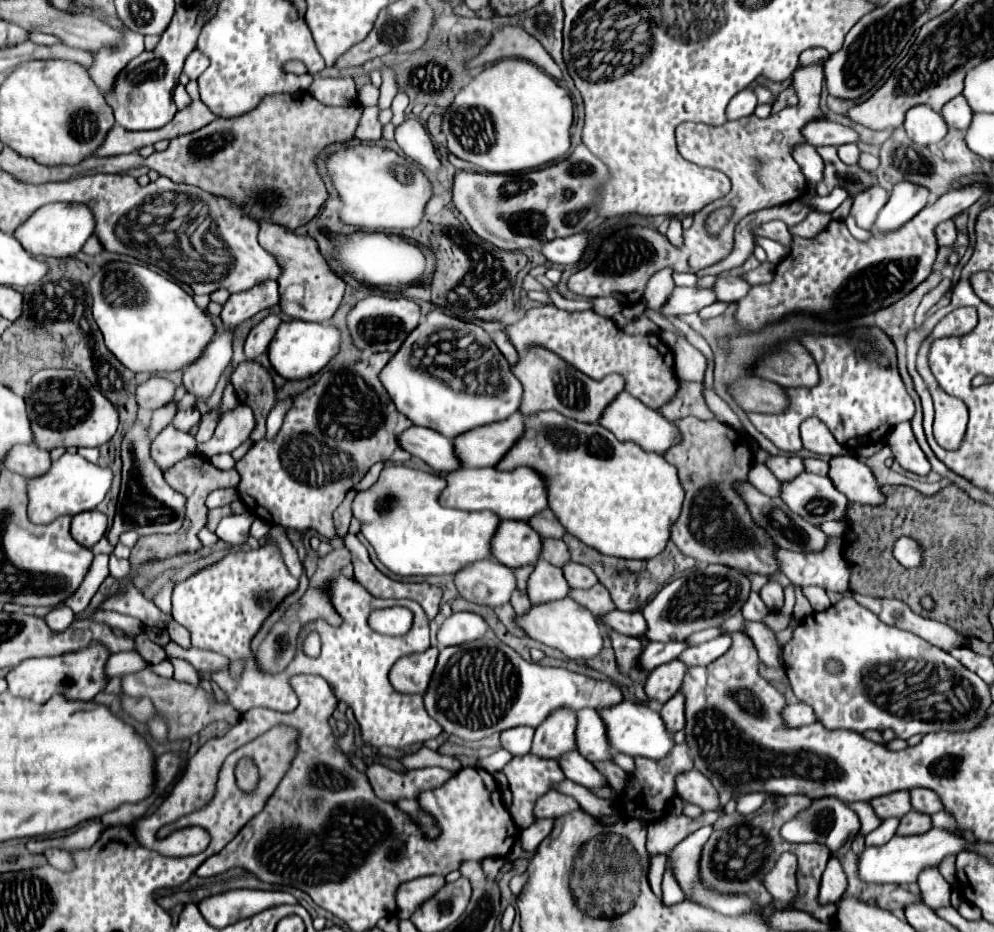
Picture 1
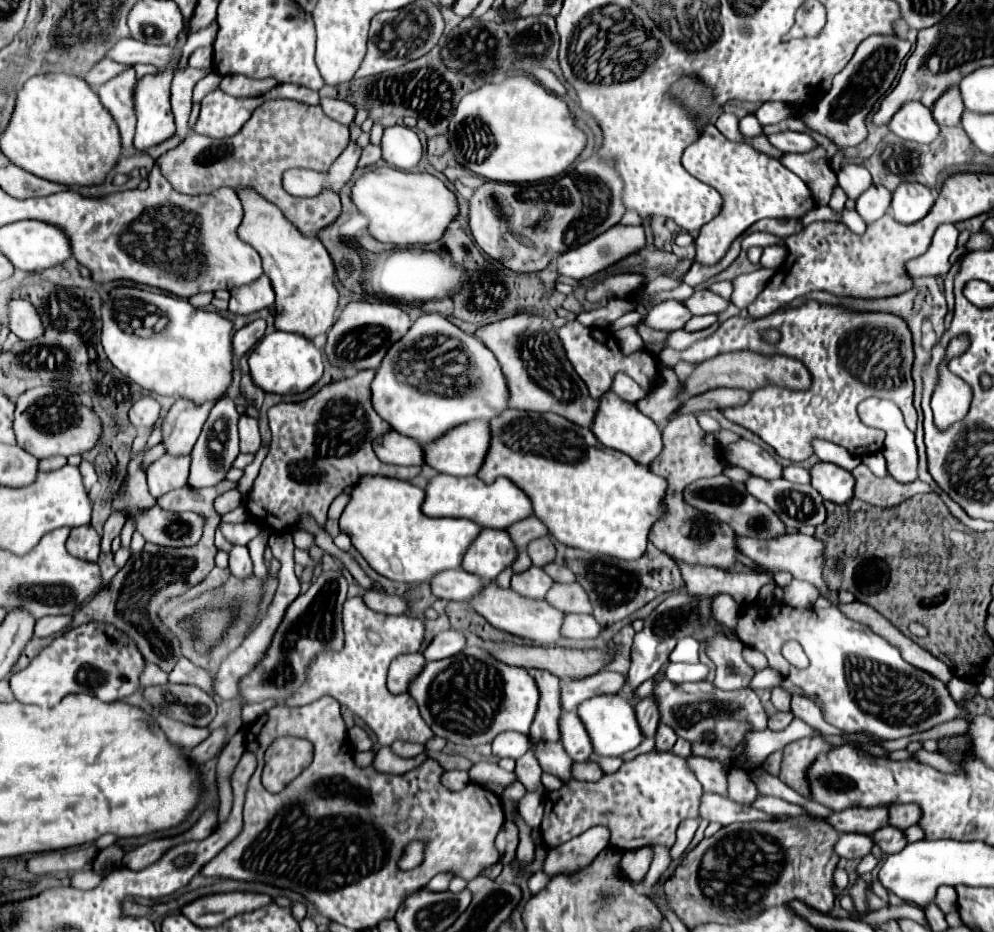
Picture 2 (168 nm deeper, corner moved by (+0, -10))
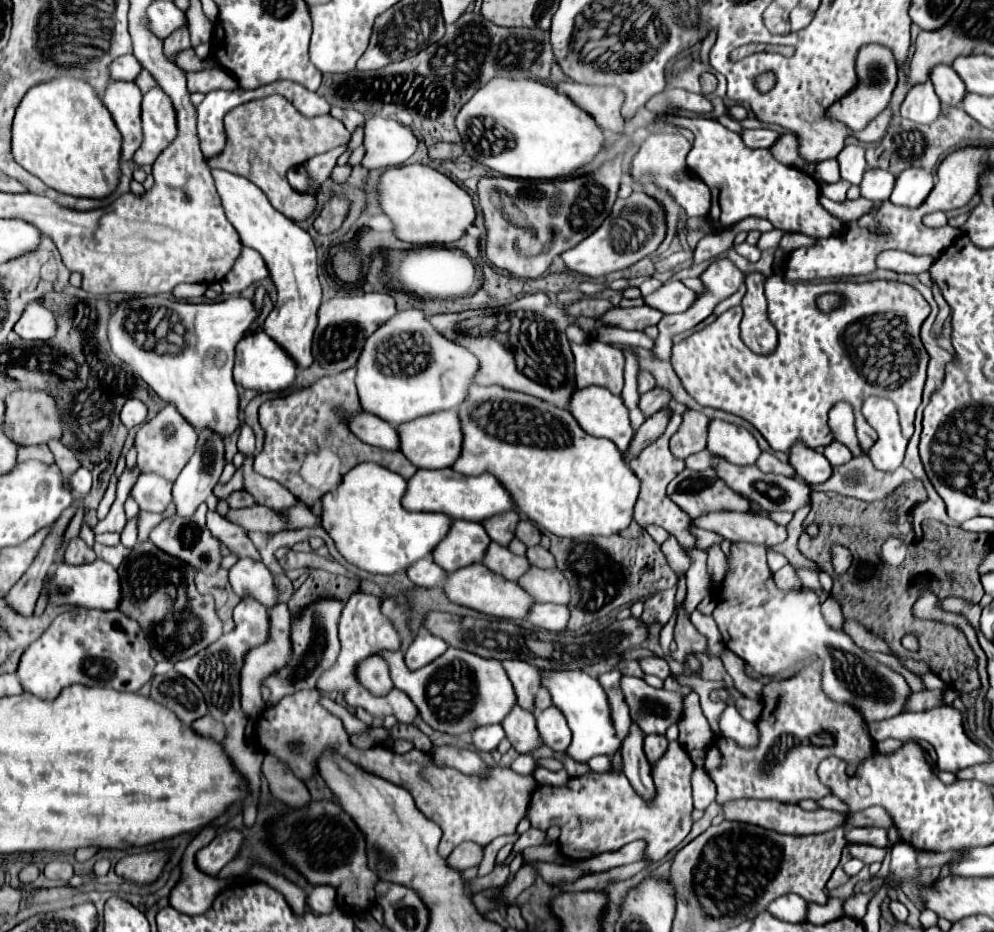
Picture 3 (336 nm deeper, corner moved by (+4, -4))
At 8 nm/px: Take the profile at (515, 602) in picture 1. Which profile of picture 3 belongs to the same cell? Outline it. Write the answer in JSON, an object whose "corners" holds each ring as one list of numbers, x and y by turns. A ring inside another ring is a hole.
{"corners":[[505,512,505,514,493,516,489,520,483,520,483,526,485,526,485,530,493,542,507,548,509,542,515,538,515,528,517,528,519,520,521,518,517,512]]}

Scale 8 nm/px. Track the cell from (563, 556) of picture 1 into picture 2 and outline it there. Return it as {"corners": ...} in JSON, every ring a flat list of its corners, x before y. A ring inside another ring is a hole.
{"corners":[[543,536,543,538,535,538,529,542,527,546,527,552,533,560,535,566,545,566,547,562,553,562,555,560,555,546,553,542,549,540,549,536]]}

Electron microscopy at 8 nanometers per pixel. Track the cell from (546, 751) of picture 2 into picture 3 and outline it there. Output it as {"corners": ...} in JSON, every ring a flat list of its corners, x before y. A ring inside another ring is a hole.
{"corners":[[515,706,515,710,507,716,507,720,503,720,501,726,505,728,507,740,519,754,531,754,543,746,543,738,535,728,535,716,519,706]]}

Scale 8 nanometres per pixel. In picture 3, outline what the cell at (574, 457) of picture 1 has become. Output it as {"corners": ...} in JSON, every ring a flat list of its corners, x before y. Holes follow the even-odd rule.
{"corners":[[473,386,469,398,459,406,463,426,463,452,455,462,455,470,465,476,491,472,515,498,517,510,537,526,555,536,611,536,629,528,633,508,639,498,639,478,631,472,623,454,611,440,589,436,581,430,569,410,561,410,549,402,499,386]]}

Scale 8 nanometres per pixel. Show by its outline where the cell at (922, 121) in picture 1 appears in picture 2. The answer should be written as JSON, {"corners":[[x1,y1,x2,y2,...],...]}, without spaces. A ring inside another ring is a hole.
{"corners":[[907,102,903,110,891,118,889,130,919,144,933,142,939,134,939,126,931,114,931,108,923,106,921,102]]}

